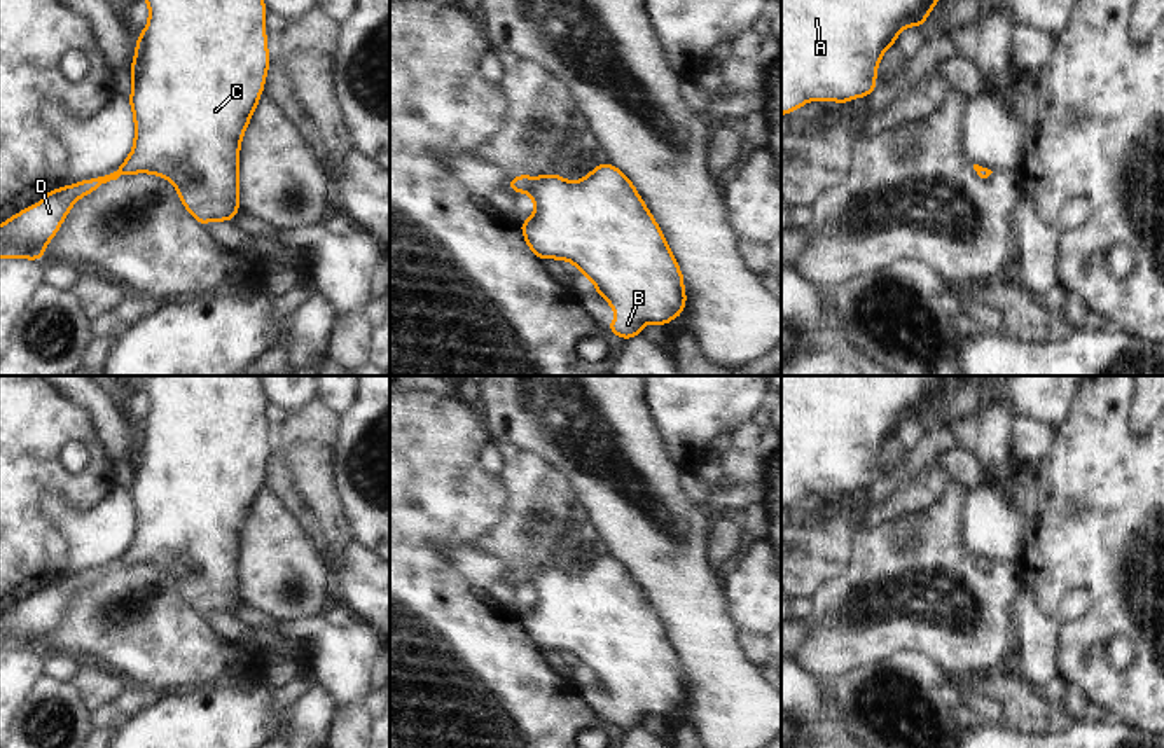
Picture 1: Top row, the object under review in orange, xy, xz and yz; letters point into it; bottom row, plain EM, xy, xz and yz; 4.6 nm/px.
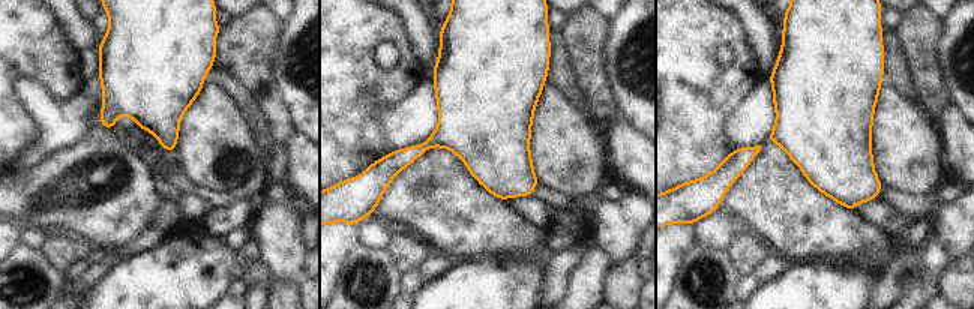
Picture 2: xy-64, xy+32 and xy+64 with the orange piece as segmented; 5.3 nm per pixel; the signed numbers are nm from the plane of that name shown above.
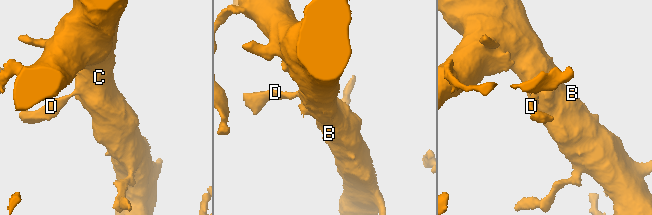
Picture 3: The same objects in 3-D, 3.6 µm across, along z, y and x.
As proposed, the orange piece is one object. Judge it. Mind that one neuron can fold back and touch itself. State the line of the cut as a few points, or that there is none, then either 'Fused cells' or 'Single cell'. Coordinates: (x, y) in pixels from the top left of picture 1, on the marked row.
No split. Single cell

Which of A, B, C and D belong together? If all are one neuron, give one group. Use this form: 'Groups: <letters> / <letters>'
Groups: A B C D

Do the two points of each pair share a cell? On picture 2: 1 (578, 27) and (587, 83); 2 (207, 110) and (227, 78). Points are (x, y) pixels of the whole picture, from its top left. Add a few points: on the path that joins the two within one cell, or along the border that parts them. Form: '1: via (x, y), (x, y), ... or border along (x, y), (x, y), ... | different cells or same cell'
1: via (584, 41), (587, 69) | same cell
2: border along (215, 81), (239, 107), (242, 114) | different cells

